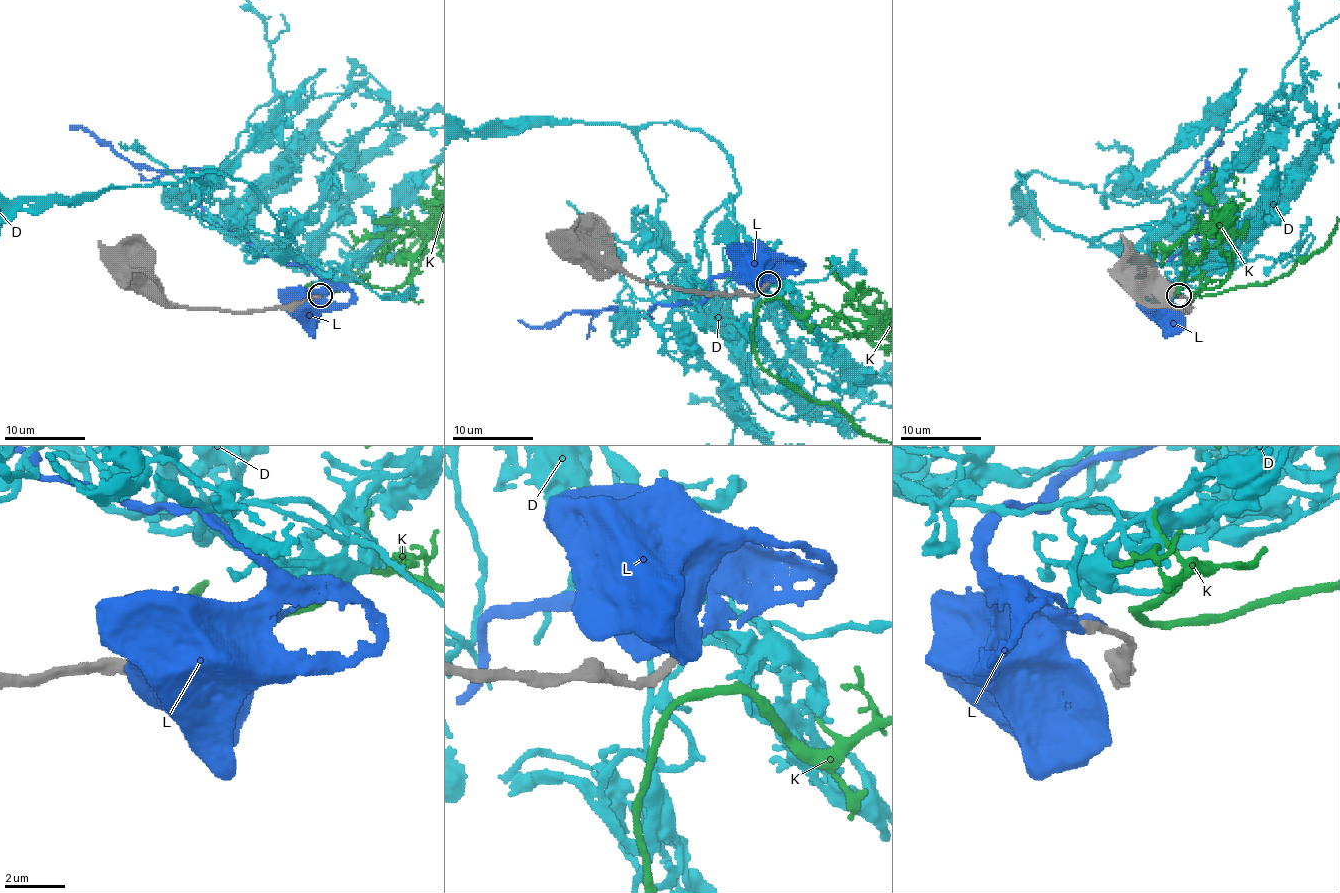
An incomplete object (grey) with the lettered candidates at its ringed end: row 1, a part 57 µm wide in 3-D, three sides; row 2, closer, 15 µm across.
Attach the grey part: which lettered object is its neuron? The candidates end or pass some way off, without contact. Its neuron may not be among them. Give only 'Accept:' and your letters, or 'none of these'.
Accept: none of these

